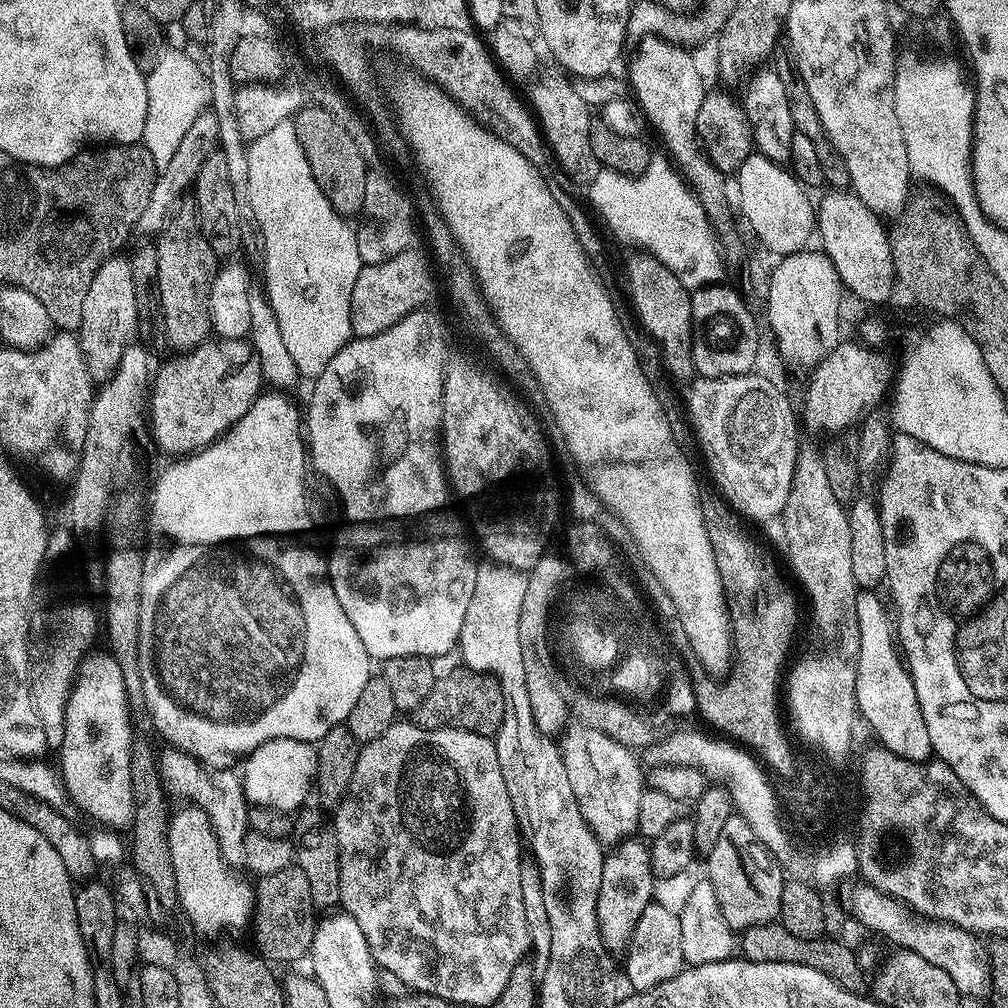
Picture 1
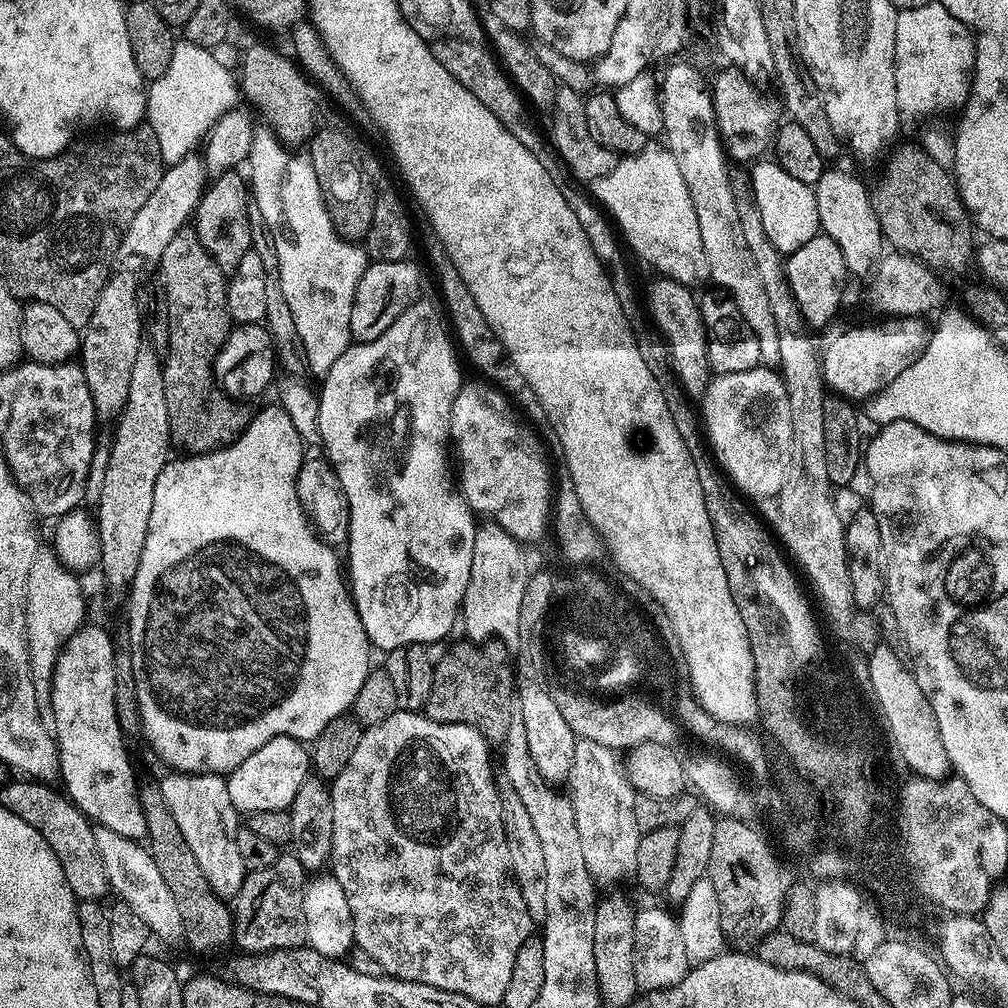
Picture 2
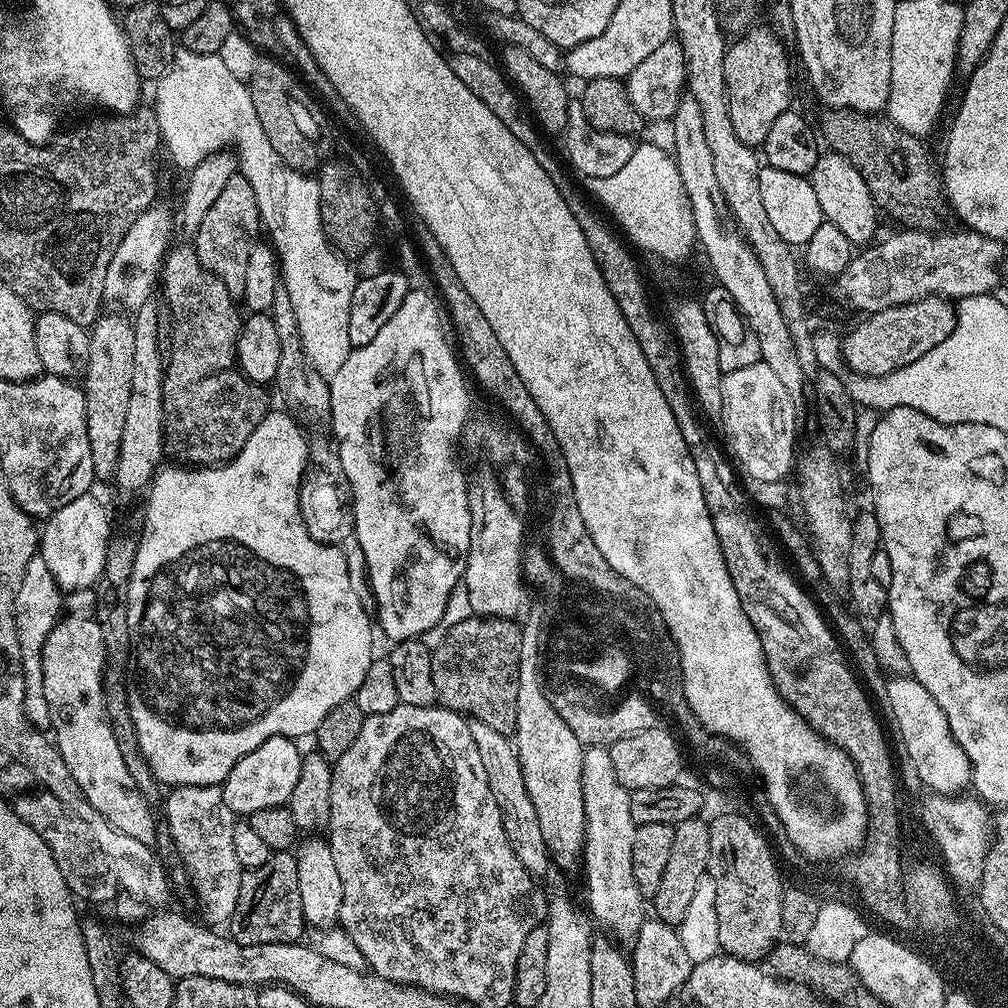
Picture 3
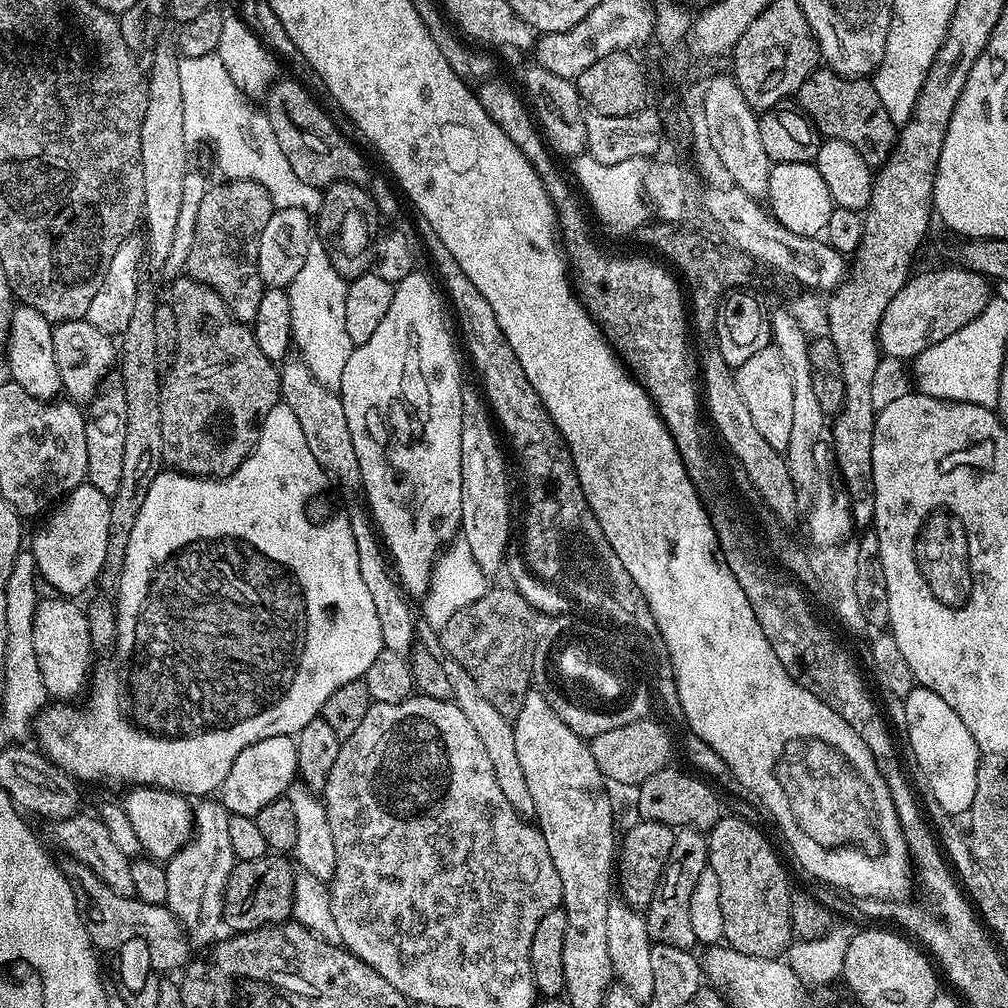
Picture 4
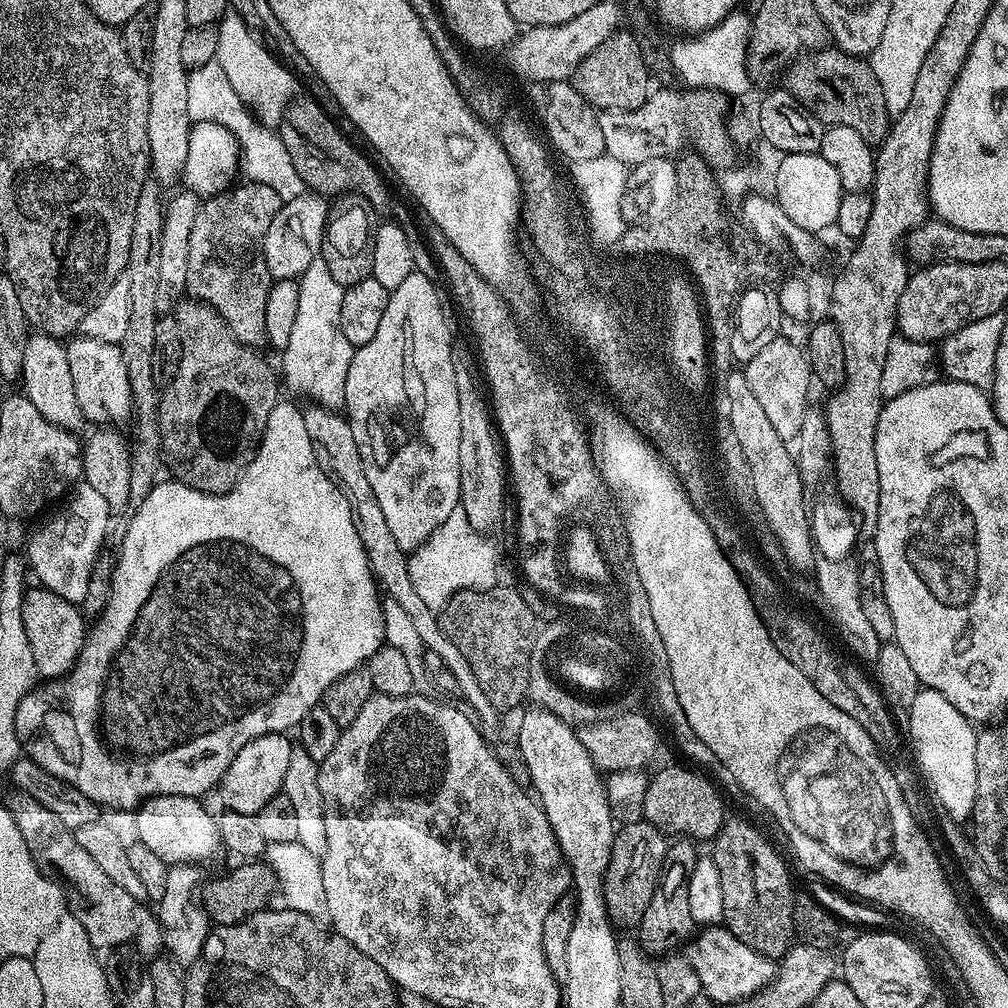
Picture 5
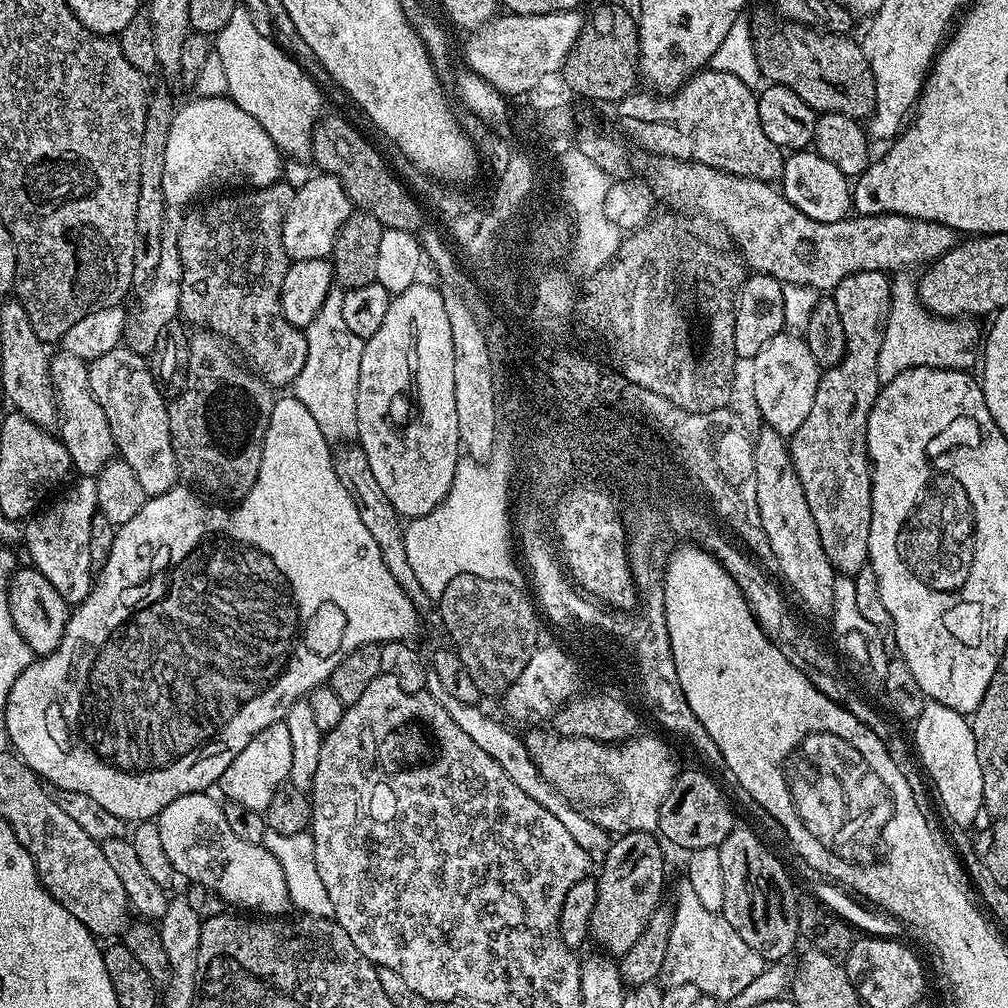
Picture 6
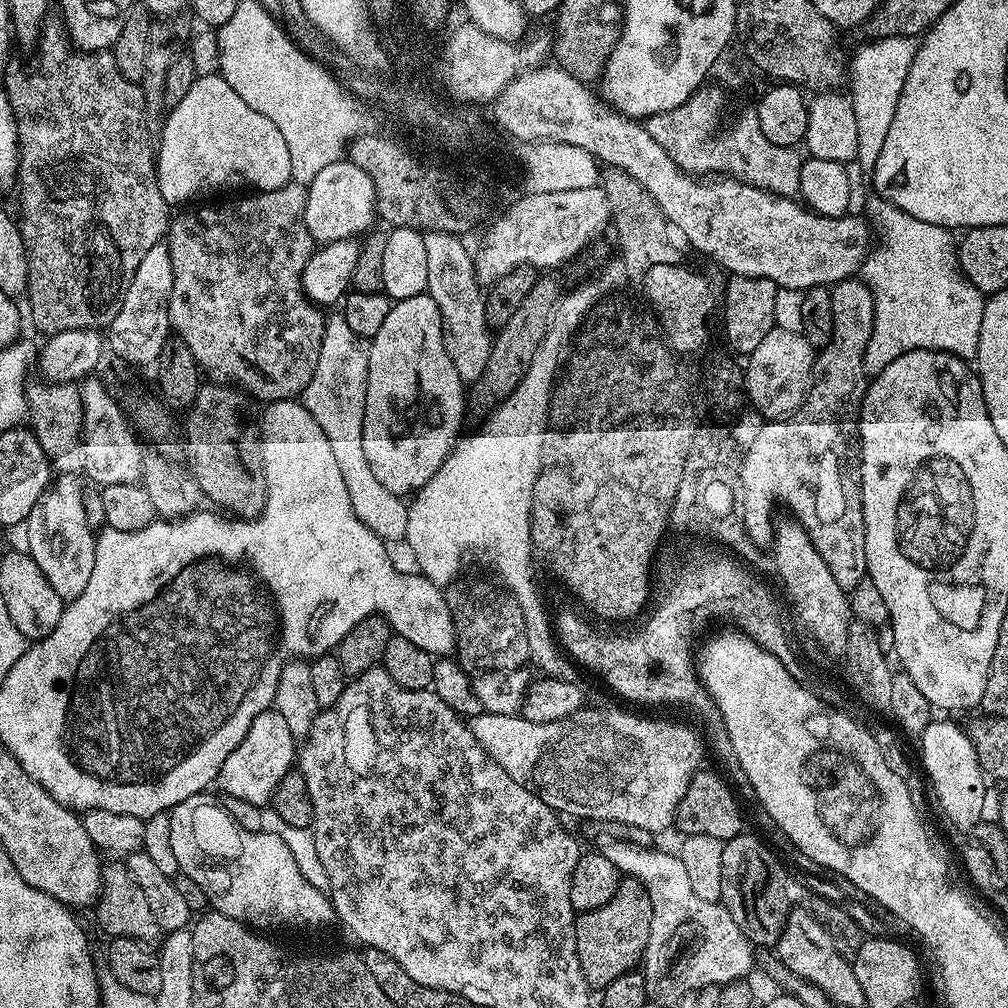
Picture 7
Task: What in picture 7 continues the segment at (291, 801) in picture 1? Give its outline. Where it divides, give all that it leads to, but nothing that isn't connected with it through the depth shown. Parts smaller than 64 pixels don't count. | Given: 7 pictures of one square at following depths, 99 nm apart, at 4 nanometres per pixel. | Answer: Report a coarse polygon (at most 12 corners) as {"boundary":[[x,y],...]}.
{"boundary":[[275,710],[258,714],[222,762],[219,791],[271,805],[298,741]]}

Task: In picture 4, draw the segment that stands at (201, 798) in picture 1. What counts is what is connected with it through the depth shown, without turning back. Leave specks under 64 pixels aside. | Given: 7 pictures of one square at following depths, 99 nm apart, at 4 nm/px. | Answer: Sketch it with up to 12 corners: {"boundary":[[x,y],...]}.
{"boundary":[[191,809],[166,861],[166,907],[193,945],[221,935],[237,859],[230,813]]}

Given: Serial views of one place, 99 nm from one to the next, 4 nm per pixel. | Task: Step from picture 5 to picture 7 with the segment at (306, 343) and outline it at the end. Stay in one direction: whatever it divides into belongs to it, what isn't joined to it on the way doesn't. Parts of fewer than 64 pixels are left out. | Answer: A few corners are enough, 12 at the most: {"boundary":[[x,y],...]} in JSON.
{"boundary":[[343,314],[324,322],[302,393],[354,514],[385,545],[409,505],[366,462],[368,344]]}

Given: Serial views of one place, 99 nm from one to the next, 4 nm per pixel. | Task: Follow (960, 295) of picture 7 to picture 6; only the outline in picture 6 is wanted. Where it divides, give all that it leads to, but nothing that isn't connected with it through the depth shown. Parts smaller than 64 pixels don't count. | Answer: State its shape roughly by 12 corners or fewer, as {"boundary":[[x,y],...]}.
{"boundary":[[910,275],[892,280],[878,378],[975,369],[982,328],[941,318]]}

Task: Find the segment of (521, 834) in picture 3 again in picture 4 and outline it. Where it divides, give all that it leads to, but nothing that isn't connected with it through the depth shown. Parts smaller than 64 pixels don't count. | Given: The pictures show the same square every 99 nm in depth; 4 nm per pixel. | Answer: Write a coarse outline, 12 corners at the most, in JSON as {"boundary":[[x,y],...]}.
{"boundary":[[421,623],[418,640],[440,657],[451,699],[482,741],[506,802],[535,817],[513,721],[498,714],[472,675]]}

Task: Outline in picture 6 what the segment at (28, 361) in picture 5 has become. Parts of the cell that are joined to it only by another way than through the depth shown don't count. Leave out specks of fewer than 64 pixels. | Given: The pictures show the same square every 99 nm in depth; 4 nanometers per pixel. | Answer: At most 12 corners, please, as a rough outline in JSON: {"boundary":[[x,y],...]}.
{"boundary":[[60,350],[48,362],[58,435],[80,476],[117,455],[90,390],[88,364]]}

